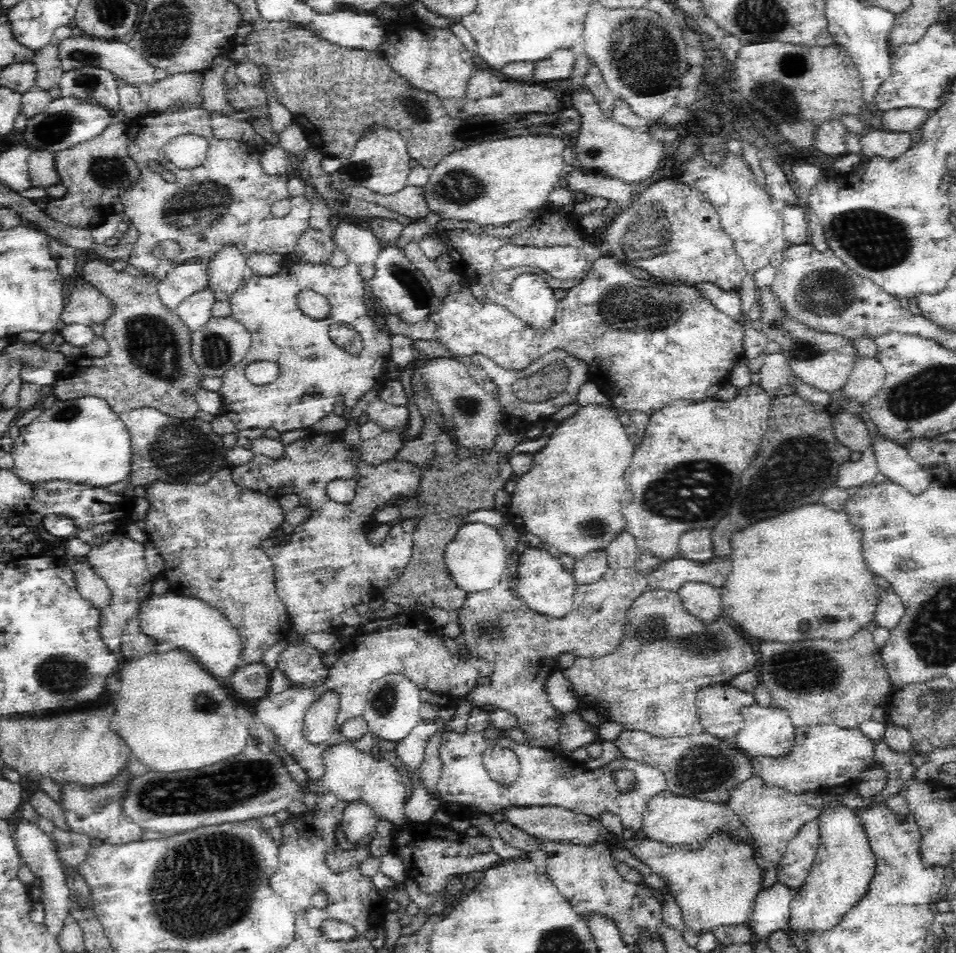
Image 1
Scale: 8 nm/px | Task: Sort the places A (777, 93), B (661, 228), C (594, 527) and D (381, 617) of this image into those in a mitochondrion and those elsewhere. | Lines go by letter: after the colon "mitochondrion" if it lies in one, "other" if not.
A: mitochondrion
B: mitochondrion
C: mitochondrion
D: other

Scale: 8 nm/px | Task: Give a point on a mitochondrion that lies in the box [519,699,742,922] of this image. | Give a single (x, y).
(703, 768)

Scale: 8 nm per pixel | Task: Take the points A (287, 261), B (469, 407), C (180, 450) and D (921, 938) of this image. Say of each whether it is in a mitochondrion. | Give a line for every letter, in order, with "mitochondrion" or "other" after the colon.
A: other
B: mitochondrion
C: mitochondrion
D: other

